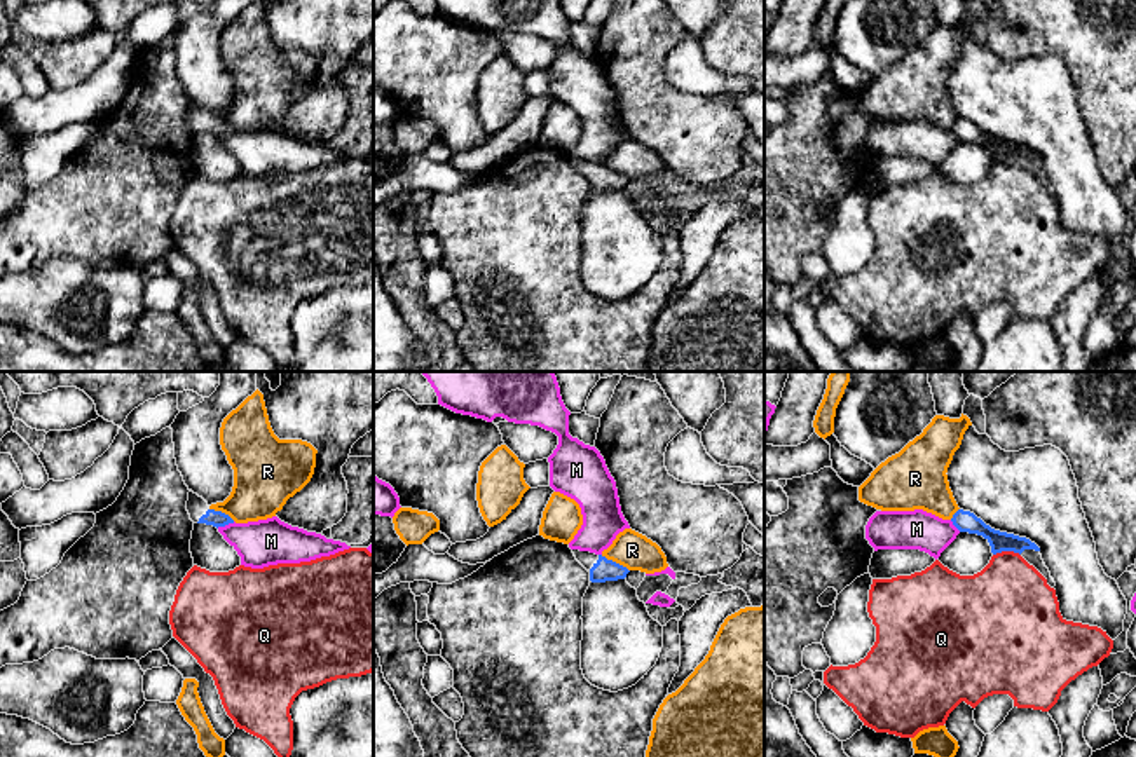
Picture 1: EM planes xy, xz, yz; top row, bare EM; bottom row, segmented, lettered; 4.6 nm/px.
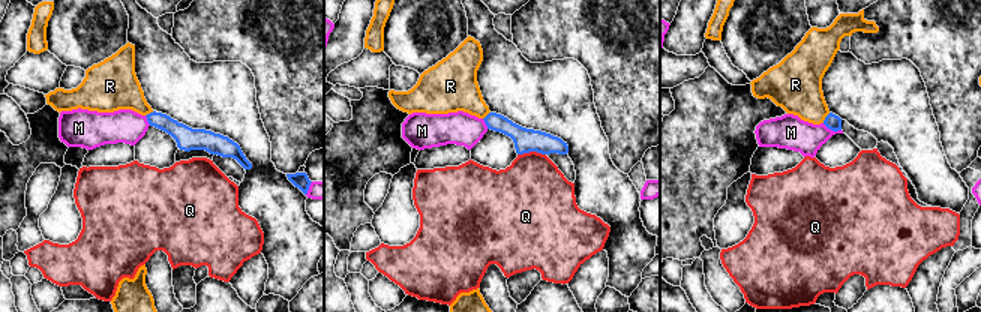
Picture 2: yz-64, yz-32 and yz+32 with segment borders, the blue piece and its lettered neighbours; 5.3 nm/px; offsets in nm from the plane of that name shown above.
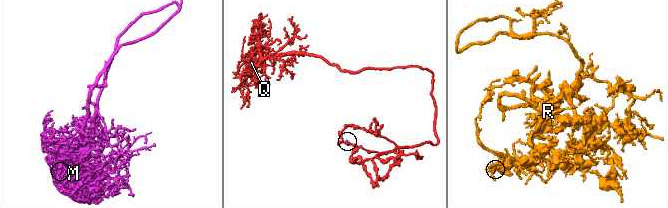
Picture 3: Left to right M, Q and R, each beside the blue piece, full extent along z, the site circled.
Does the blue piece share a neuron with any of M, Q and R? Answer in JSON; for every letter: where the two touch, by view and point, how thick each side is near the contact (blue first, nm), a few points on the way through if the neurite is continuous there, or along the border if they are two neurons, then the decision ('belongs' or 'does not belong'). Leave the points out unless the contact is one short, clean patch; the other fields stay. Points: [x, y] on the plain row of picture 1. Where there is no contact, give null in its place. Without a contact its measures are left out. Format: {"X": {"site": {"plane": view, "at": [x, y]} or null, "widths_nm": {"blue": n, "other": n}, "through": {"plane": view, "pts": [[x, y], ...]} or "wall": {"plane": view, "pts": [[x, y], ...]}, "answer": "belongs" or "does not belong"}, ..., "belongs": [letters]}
{"M": {"site": {"plane": "xy", "at": [225, 133]}, "widths_nm": {"blue": 80, "other": 220}, "answer": "does not belong"}, "Q": {"site": {"plane": "yz", "at": [1005, 159]}, "widths_nm": {"blue": 100, "other": 400}, "wall": {"plane": "yz", "pts": [[1019, 163], [997, 161], [993, 164]]}, "answer": "does not belong"}, "R": {"site": {"plane": "xz", "at": [615, 171]}, "widths_nm": {"blue": 100, "other": 170}, "wall": {"plane": "xz", "pts": [[601, 164], [622, 173], [629, 180]]}, "answer": "does not belong"}, "belongs": []}

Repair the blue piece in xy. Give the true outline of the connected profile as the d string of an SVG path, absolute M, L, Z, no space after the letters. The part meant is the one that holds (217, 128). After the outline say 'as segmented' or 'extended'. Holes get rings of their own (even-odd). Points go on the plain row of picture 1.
M192 99L188 101L187 120L194 133L206 133L216 138L234 133L229 124L211 119L208 112Z; extended

